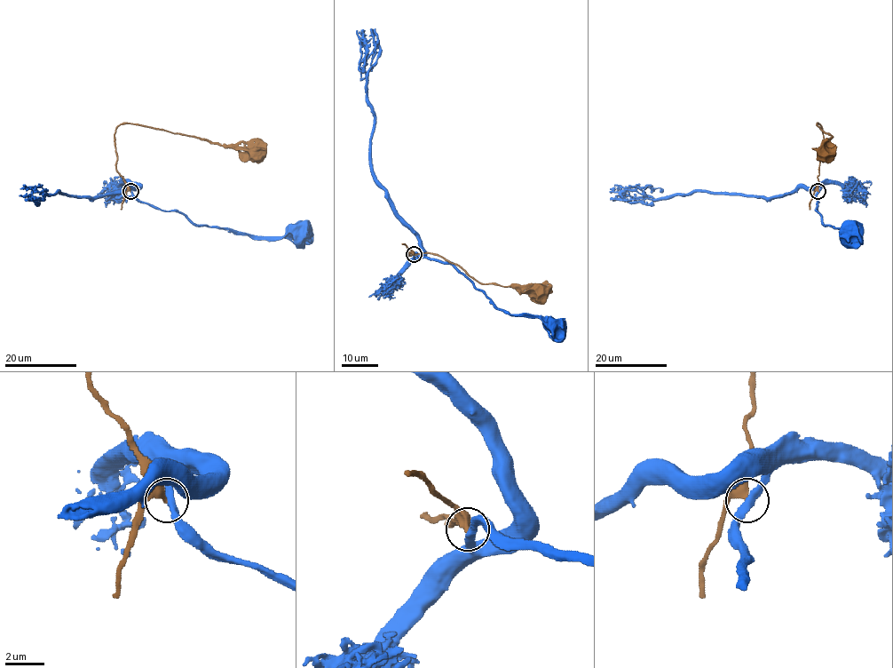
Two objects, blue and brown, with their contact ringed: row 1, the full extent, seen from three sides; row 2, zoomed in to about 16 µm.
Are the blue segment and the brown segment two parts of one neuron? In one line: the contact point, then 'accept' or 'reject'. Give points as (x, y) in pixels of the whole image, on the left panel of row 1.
place (130, 191); reject

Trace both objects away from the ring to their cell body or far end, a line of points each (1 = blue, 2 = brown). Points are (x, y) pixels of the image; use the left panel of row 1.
1: (130, 191), (139, 201), (181, 211), (198, 225), (253, 236), (284, 236), (306, 228)
2: (130, 191), (116, 170), (114, 135), (120, 124), (138, 124), (208, 139), (221, 145), (253, 147), (257, 152)

